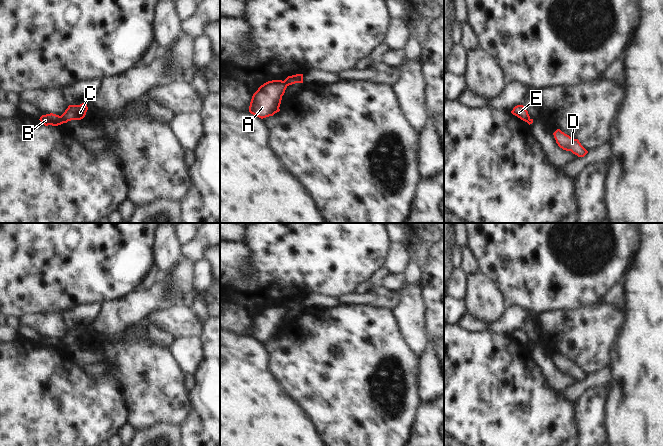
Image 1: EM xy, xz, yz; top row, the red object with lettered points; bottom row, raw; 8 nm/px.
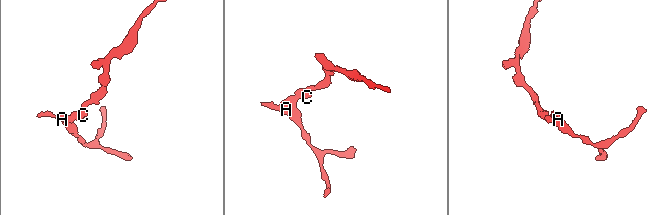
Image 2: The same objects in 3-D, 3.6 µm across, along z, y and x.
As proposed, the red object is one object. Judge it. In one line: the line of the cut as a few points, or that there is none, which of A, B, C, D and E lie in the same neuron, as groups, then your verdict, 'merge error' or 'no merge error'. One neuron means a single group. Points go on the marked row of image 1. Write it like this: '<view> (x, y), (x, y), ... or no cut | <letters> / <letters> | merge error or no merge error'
xy (59, 116), (63, 122) | A B D / C E | merge error

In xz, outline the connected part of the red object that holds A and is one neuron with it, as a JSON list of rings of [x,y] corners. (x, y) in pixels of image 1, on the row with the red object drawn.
[[[272,80],[261,85],[253,94],[249,112],[261,119],[279,112],[282,96],[287,84],[282,80]]]

